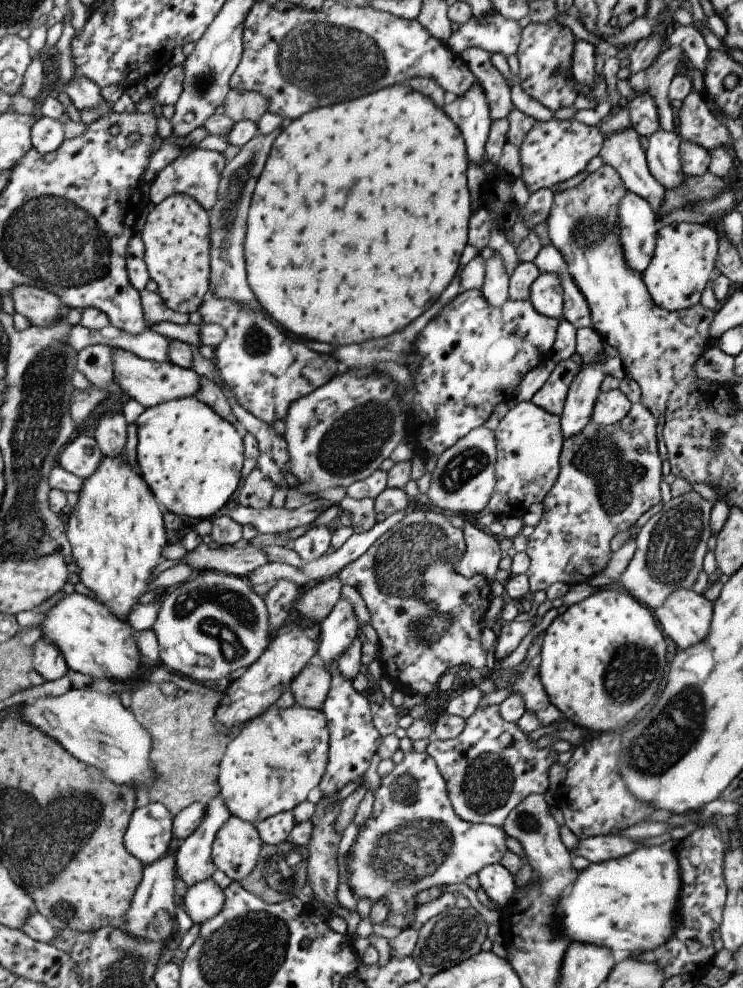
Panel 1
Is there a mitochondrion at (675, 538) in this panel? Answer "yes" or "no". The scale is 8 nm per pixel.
yes

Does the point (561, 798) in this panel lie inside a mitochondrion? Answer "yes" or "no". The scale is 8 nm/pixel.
no

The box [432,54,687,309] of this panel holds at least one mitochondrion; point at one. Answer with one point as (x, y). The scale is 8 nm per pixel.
(587, 234)

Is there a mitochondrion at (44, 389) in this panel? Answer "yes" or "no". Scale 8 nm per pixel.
yes

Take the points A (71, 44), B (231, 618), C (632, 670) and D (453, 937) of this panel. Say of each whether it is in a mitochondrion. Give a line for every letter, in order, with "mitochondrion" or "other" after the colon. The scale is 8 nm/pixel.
A: other
B: mitochondrion
C: mitochondrion
D: mitochondrion

